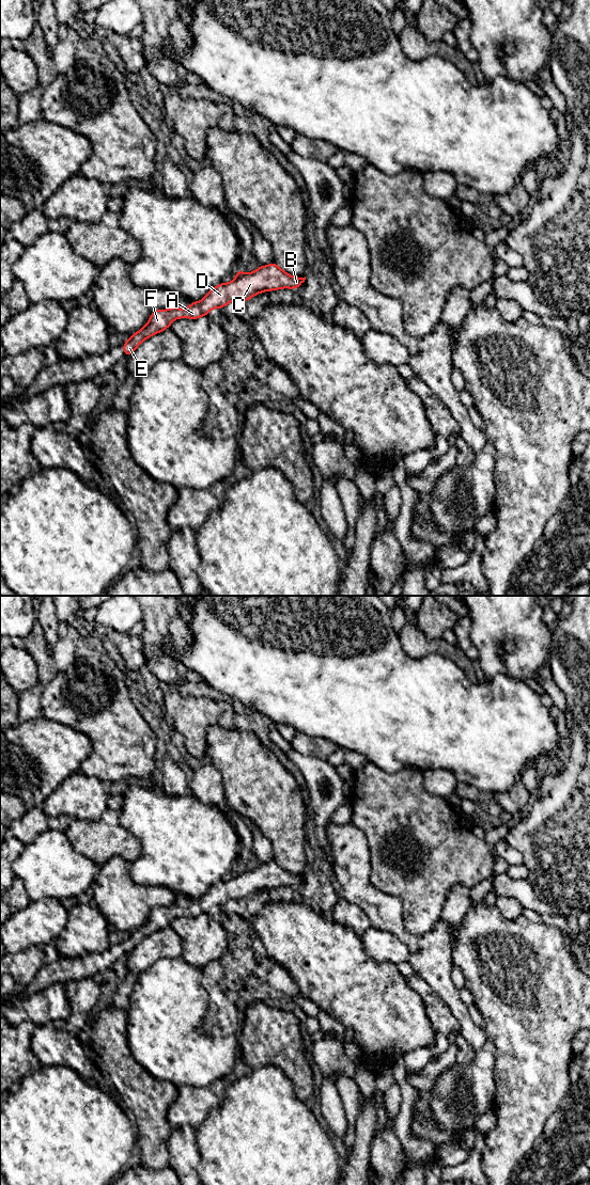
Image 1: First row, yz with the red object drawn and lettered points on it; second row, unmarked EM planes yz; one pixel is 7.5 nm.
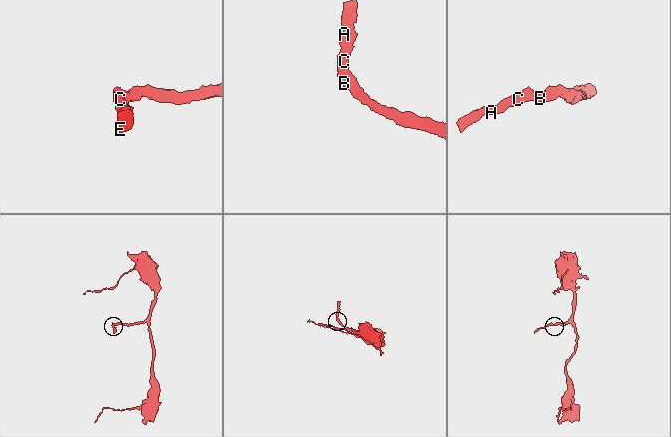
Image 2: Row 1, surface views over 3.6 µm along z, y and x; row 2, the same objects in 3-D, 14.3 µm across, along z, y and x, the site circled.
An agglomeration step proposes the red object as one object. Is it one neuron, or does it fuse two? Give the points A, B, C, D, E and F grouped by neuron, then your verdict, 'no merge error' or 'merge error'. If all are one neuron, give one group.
A B C D E F | no merge error

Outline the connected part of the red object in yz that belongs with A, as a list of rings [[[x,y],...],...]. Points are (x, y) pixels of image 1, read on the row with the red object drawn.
[[[275,262],[267,266],[260,266],[250,273],[245,273],[238,269],[232,282],[222,282],[212,288],[201,301],[189,302],[189,307],[186,311],[180,310],[175,304],[170,310],[154,311],[146,325],[140,331],[131,334],[129,339],[122,345],[125,358],[133,353],[143,341],[170,328],[176,318],[198,319],[207,316],[214,307],[222,309],[231,301],[246,302],[265,290],[295,289],[301,286],[305,280],[306,276],[290,275]]]

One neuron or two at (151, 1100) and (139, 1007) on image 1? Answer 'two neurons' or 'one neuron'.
two neurons

